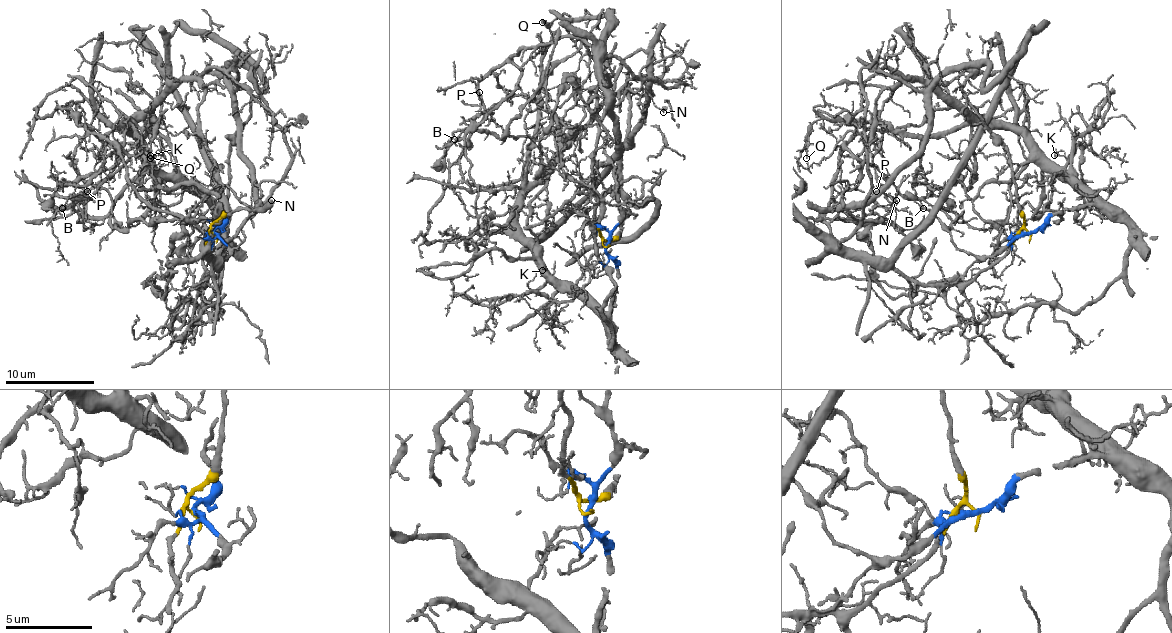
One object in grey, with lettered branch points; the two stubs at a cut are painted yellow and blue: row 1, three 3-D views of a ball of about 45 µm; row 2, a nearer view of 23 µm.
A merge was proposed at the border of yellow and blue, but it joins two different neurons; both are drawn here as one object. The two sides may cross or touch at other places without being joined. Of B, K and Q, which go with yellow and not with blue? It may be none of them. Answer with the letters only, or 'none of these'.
none of these

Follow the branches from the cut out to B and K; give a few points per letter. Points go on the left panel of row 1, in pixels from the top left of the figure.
B: (214, 233), (196, 300), (223, 311), (210, 300), (221, 218), (176, 187), (130, 125), (134, 145), (61, 209)
K: (214, 233), (196, 300), (223, 311), (210, 300), (221, 218), (137, 156), (150, 156)

